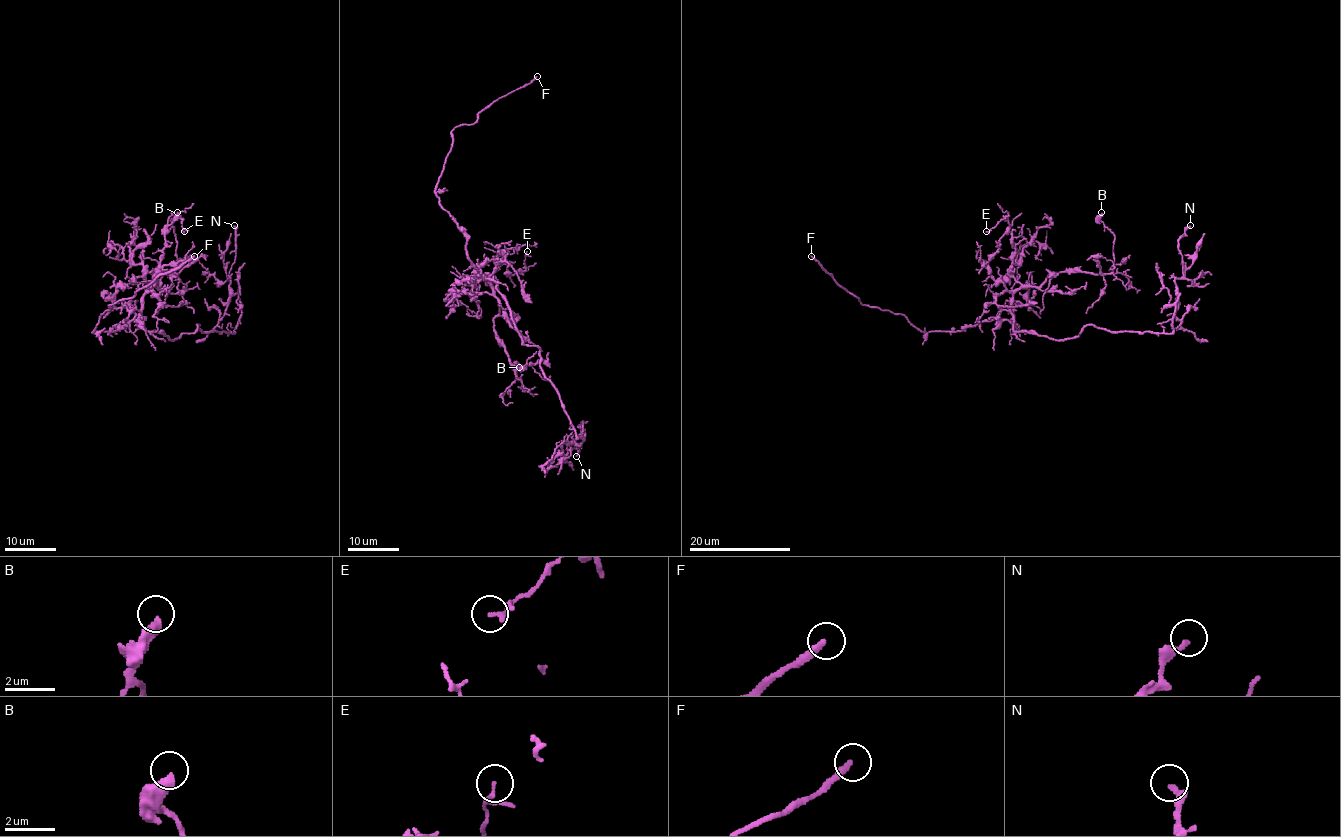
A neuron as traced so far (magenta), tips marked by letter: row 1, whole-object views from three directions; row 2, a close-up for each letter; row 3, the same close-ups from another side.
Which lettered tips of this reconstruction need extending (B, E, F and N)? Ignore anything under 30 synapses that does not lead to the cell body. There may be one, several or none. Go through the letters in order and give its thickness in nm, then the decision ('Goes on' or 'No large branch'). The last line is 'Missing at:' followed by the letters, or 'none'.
B: Thickness 400 nm. No large branch
E: Thickness 120 nm. No large branch
F: Thickness 240 nm. Goes on
N: Thickness 220 nm. No large branch
Missing at: F

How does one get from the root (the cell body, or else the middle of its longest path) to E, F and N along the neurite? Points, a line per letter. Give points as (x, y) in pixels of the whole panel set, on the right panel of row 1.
E: (1016, 332), (1010, 310), (1013, 295), (994, 280), (988, 267), (1009, 223), (1004, 218), (986, 231)
F: (1016, 332), (1014, 318), (1006, 310), (962, 330), (920, 332), (901, 314), (863, 305), (811, 256)
N: (1016, 332), (1054, 339), (1073, 338), (1086, 325), (1171, 333), (1175, 280), (1183, 276), (1179, 239), (1190, 225)

